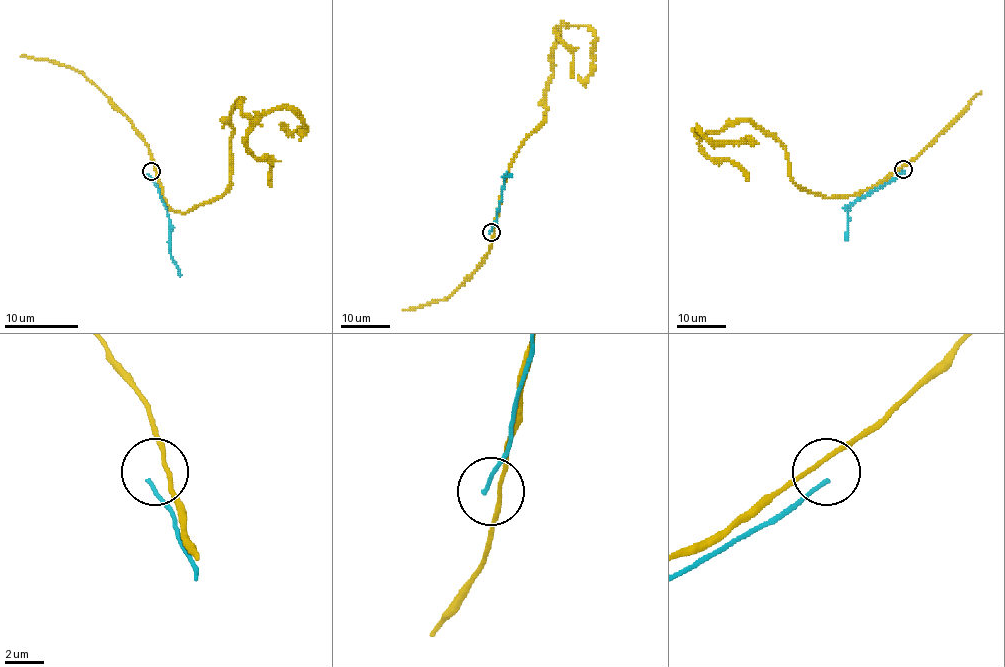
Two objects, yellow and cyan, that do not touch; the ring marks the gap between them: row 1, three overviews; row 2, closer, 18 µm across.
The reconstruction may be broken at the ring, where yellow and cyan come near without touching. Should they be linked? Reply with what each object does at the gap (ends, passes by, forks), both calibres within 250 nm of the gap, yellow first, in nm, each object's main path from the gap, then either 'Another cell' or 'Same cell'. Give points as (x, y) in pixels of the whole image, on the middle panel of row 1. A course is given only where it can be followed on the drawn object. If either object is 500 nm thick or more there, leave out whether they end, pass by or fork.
At the ring yellow passes by. At the ring cyan ends. Thickness 200 nm (yellow) against 200 nm. Course of yellow: (493, 231), (511, 161), (543, 121), (564, 25), (595, 36), (594, 71), (577, 76). Course of cyan: (490, 233), (496, 220), (503, 178), (511, 173). Another cell

